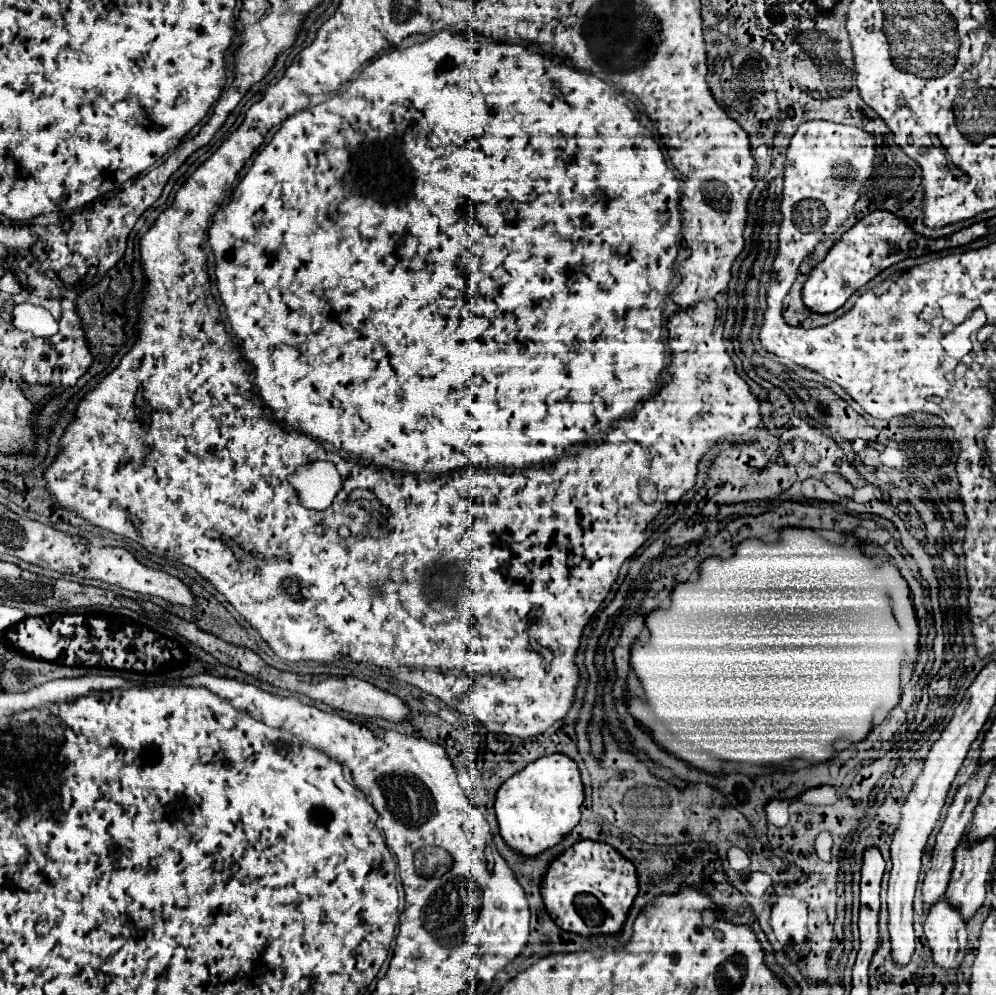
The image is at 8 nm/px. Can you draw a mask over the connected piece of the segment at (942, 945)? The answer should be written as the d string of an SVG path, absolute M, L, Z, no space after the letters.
M942 896L936 904L928 908L924 934L928 946L934 952L934 962L944 970L948 970L950 974L956 974L966 954L968 938L966 938L966 924L960 916L960 910L952 906L946 896Z

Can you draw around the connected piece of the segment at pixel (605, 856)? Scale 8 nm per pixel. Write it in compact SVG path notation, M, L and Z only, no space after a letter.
M580 840L556 856L540 884L540 894L550 918L568 932L582 936L620 932L638 894L634 864L604 842Z

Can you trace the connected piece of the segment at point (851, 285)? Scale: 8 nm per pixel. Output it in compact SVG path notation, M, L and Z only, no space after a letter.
M874 210L872 214L864 216L856 226L852 226L846 234L840 236L840 240L832 246L832 250L826 254L826 258L810 272L810 276L802 288L804 304L818 314L834 312L858 288L862 288L866 282L870 282L884 268L888 268L904 258L910 258L910 256L922 256L926 252L954 248L954 246L962 246L962 244L974 240L974 232L968 234L966 230L956 232L952 238L938 238L938 240L930 240L924 236L920 238L912 230L912 226L906 222L908 220L904 220L892 212L886 212L886 210Z

